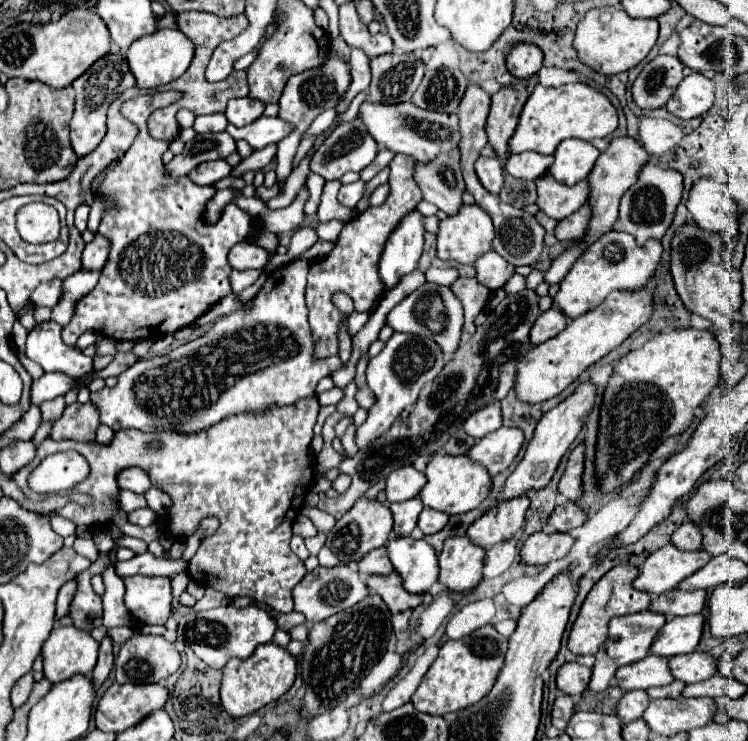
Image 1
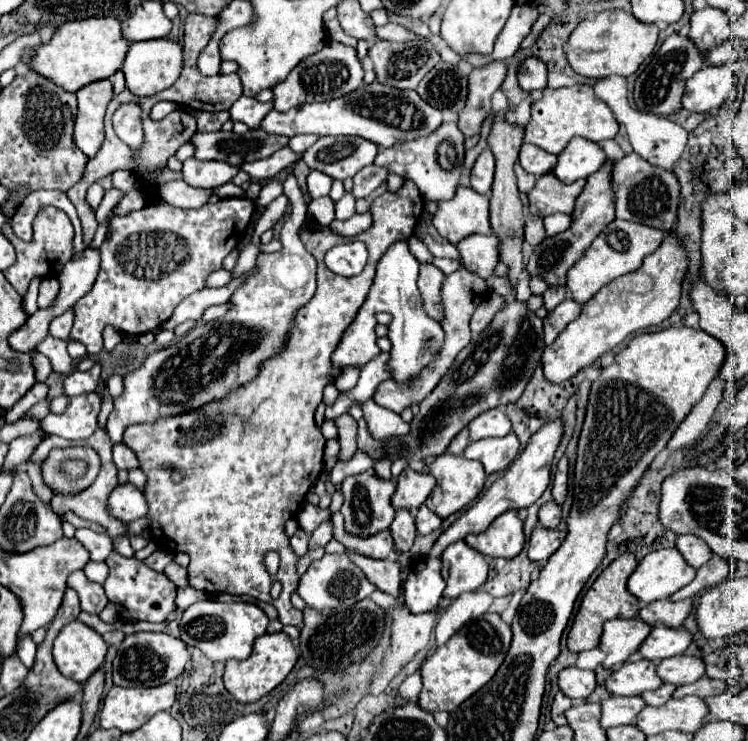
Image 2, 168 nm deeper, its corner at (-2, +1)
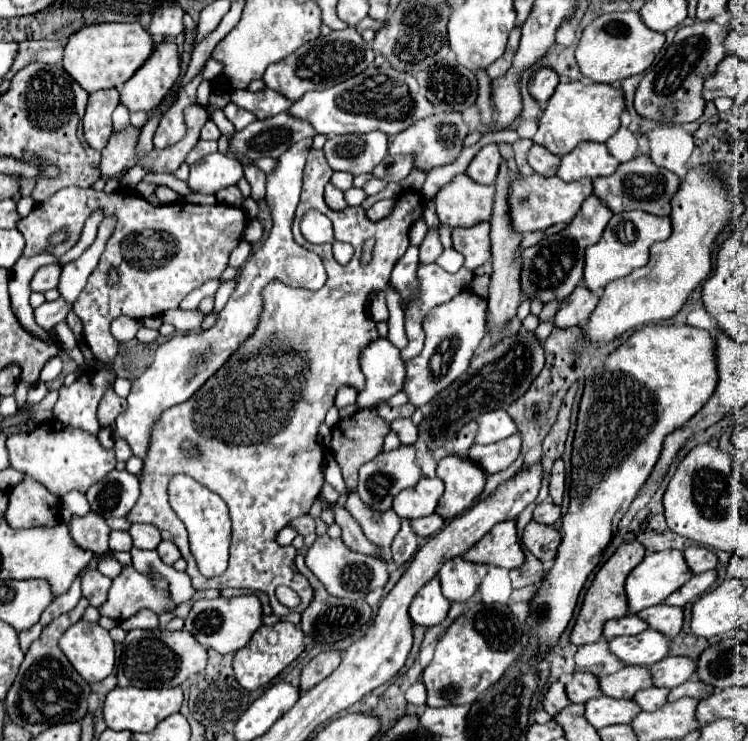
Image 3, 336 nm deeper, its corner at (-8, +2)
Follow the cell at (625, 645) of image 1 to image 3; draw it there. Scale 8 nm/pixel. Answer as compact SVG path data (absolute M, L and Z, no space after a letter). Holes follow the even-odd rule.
M629 614L629 616L623 616L619 620L609 620L605 624L605 630L603 630L603 636L609 640L609 638L617 638L617 636L635 636L643 630L647 630L647 622L643 622L639 616L635 614Z

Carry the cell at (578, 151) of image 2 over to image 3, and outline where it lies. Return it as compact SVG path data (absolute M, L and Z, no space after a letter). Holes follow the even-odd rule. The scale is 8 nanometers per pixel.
M581 142L573 152L561 156L561 166L557 176L565 182L573 182L579 178L597 178L609 176L617 170L619 162L613 158L605 144L597 142Z

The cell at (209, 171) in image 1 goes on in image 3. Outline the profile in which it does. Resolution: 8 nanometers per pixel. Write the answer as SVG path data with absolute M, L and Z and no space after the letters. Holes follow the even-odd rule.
M221 152L209 154L189 166L187 184L201 194L215 194L221 188L233 186L243 178L243 168L237 158Z

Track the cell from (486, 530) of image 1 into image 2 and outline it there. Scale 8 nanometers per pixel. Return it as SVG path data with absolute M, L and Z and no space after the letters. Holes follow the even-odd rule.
M505 511L505 515L499 515L493 521L489 531L483 531L481 535L467 535L465 543L485 557L513 559L521 553L525 543L523 521L517 517L517 511Z

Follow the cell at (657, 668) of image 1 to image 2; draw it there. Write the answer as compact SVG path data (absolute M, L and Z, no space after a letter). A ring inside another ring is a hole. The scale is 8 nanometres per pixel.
M641 659L633 663L623 663L619 671L613 671L605 687L611 695L621 695L621 697L631 697L631 695L641 695L647 689L657 689L661 687L661 679L657 679L655 673L655 663Z

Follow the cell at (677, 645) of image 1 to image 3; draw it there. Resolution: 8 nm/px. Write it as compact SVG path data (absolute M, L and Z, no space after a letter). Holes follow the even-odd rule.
M645 630L637 636L617 636L609 640L611 652L623 660L625 664L641 664L641 666L653 666L655 662L669 656L669 644L665 634L659 634L659 630Z

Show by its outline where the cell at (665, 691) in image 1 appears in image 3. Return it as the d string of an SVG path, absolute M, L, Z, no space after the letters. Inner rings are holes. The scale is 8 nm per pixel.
M651 686L651 688L639 690L633 700L639 702L639 706L643 710L657 710L667 702L667 694L669 694L669 690L663 690L659 686Z

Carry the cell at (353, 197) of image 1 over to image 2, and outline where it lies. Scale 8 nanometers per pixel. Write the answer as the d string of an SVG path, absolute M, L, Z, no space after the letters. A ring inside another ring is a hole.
M367 165L363 167L355 177L353 177L353 195L357 199L361 197L367 197L371 191L375 191L381 183L387 181L387 175L389 171L385 167L379 167L379 165Z

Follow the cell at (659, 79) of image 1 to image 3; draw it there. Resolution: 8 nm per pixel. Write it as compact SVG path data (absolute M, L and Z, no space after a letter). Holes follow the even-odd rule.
M695 22L677 30L673 44L665 50L663 58L649 68L635 92L635 110L639 116L663 122L685 124L701 118L705 100L701 96L703 82L715 72L717 64L725 58L725 38L729 28L711 22Z

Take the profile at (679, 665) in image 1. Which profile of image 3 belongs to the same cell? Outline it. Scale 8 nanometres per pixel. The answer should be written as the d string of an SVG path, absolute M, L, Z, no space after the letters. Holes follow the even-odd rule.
M667 656L655 666L651 666L653 682L655 686L665 686L665 688L681 686L691 676L695 676L695 666L697 662L689 656Z

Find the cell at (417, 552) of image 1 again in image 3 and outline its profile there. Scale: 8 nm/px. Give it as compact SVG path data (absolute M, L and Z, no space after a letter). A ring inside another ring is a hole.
M433 578L413 598L413 602L409 606L409 616L415 624L429 628L429 626L441 624L445 620L449 606L451 606L451 602L447 602L447 598L443 598L443 594L439 590L439 578Z

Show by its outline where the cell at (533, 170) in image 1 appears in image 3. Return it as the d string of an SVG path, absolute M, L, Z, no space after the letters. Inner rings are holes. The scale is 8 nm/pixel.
M533 144L529 150L529 166L541 174L541 176L555 176L557 168L559 168L559 156L551 154L545 146Z

